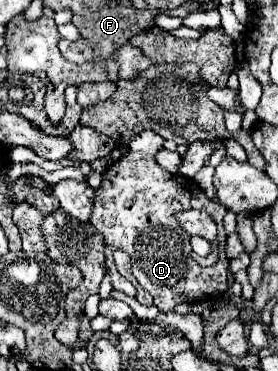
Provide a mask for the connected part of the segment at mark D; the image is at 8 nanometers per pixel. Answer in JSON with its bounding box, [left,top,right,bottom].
[89,130,229,312]

